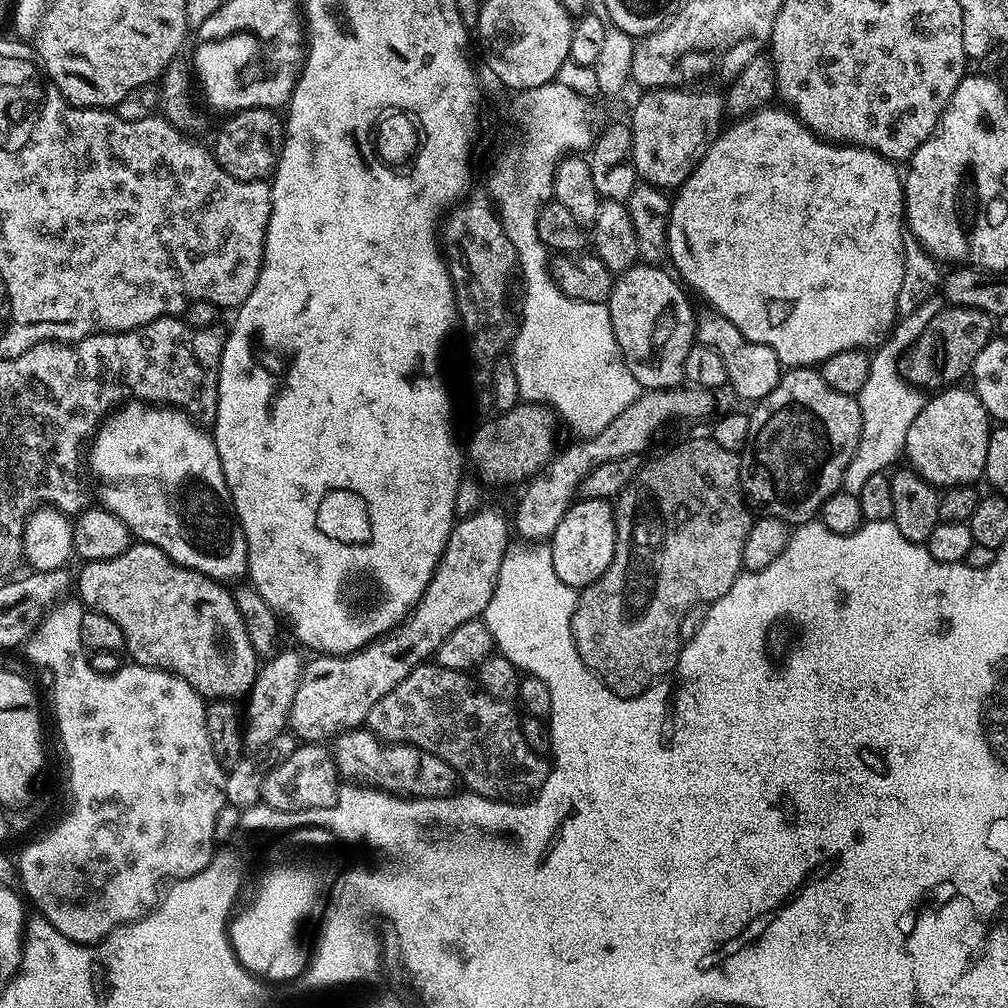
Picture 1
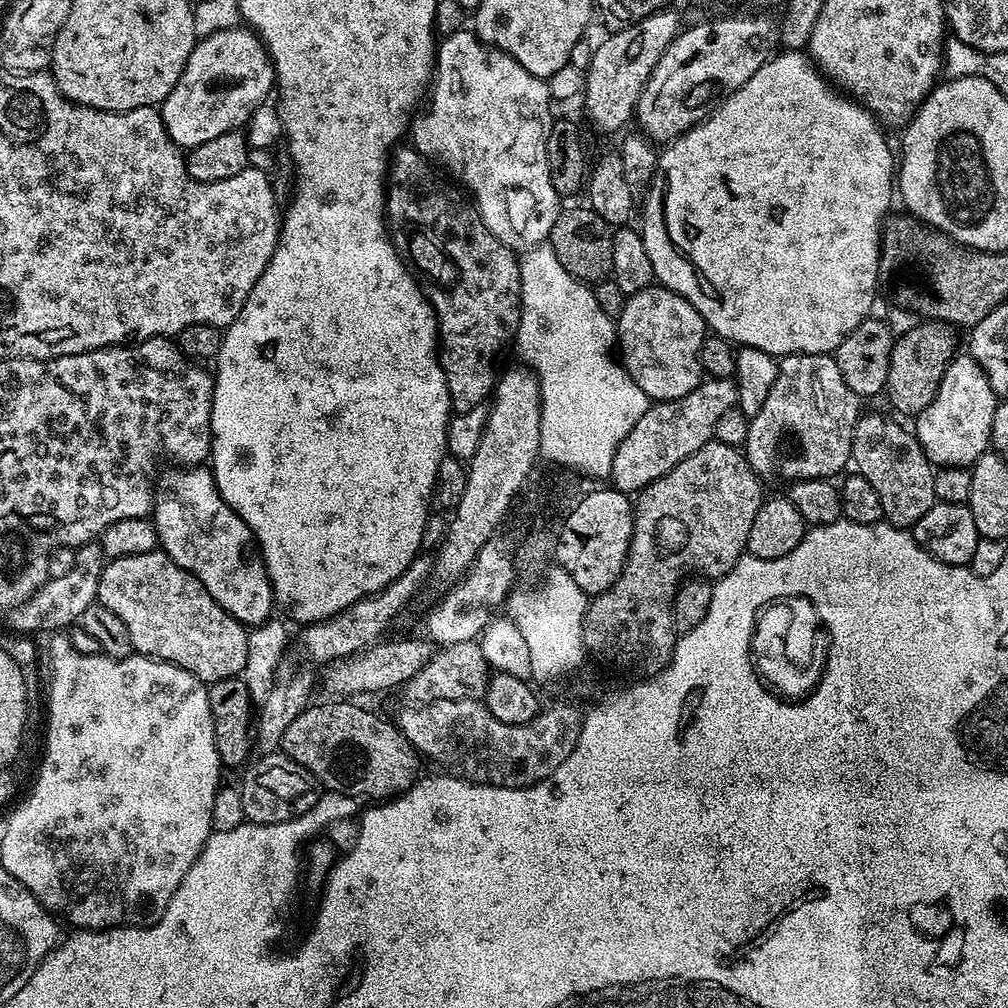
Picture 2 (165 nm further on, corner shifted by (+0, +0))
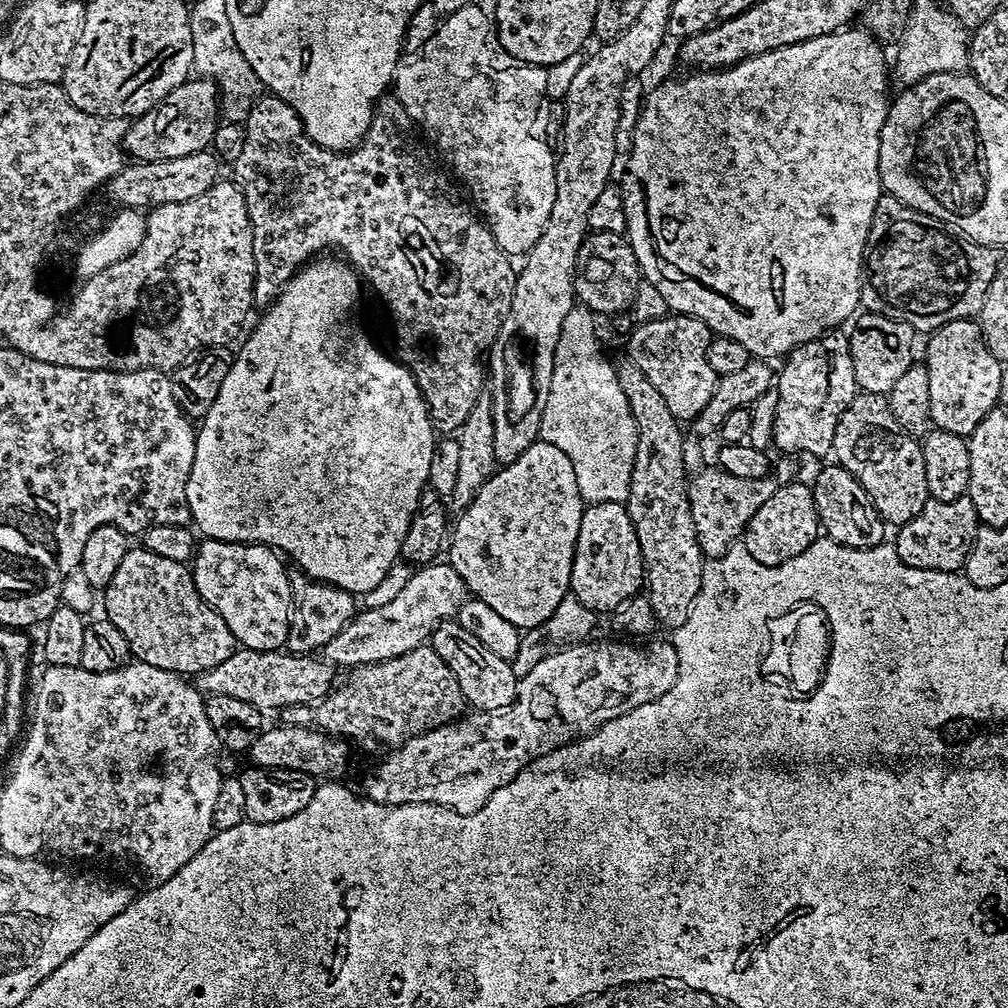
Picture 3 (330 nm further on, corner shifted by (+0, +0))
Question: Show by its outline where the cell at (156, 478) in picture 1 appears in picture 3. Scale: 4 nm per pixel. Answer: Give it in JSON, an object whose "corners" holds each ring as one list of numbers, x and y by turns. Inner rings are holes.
{"corners":[[201,539,190,561,198,594,230,626,237,645,250,650,280,650,288,642,292,591,285,561,267,544]]}

